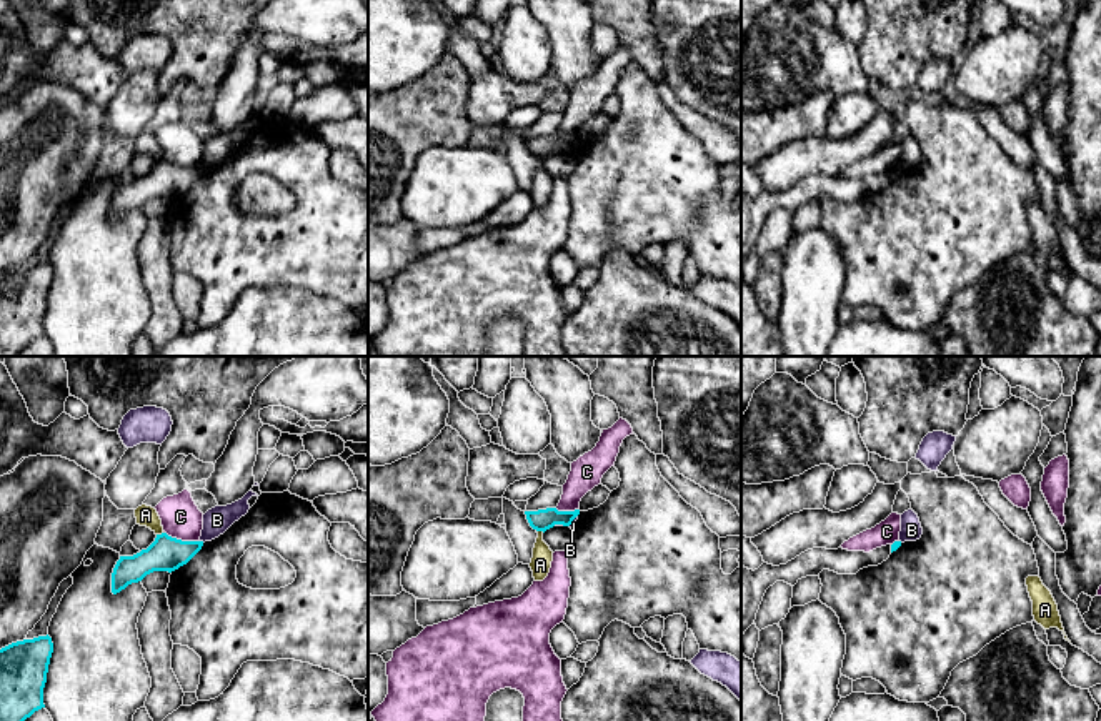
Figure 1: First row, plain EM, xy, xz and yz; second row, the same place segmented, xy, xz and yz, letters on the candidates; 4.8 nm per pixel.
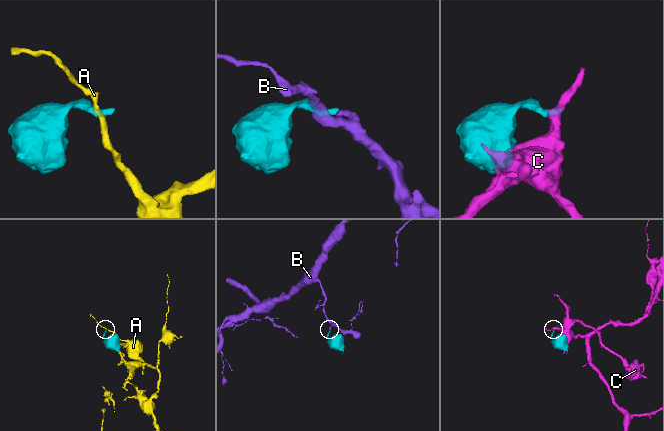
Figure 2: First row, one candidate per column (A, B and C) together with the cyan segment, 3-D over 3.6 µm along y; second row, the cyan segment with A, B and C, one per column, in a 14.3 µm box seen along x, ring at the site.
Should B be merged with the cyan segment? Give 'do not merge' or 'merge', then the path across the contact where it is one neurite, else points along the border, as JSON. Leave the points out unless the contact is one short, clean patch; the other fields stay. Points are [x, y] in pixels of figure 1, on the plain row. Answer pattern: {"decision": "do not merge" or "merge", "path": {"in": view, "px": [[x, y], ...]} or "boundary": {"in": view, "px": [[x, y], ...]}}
{"decision": "do not merge", "boundary": {"in": "xz", "px": [[577, 142], [568, 152]]}}

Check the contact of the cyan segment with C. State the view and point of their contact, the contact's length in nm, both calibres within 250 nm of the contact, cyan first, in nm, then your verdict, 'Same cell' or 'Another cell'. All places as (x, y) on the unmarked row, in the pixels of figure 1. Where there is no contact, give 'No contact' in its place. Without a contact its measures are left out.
Touches cyan at xy (180, 167). Shared border 180 nm. Thickness 170 nm (cyan) against 190 nm. Another cell

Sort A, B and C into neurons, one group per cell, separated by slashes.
A / B / C

